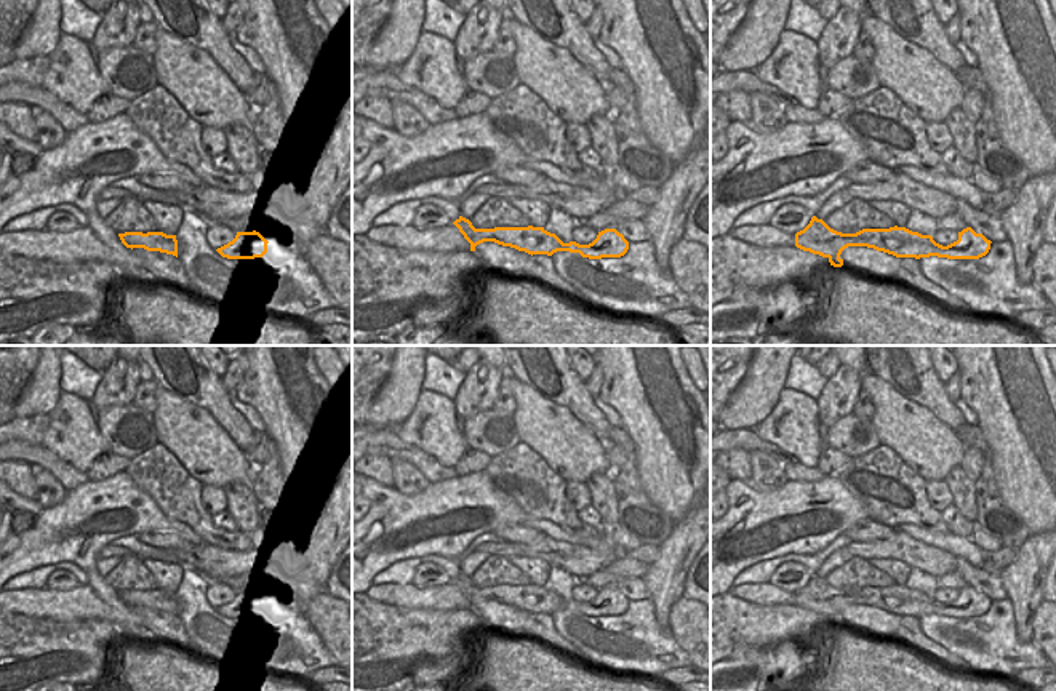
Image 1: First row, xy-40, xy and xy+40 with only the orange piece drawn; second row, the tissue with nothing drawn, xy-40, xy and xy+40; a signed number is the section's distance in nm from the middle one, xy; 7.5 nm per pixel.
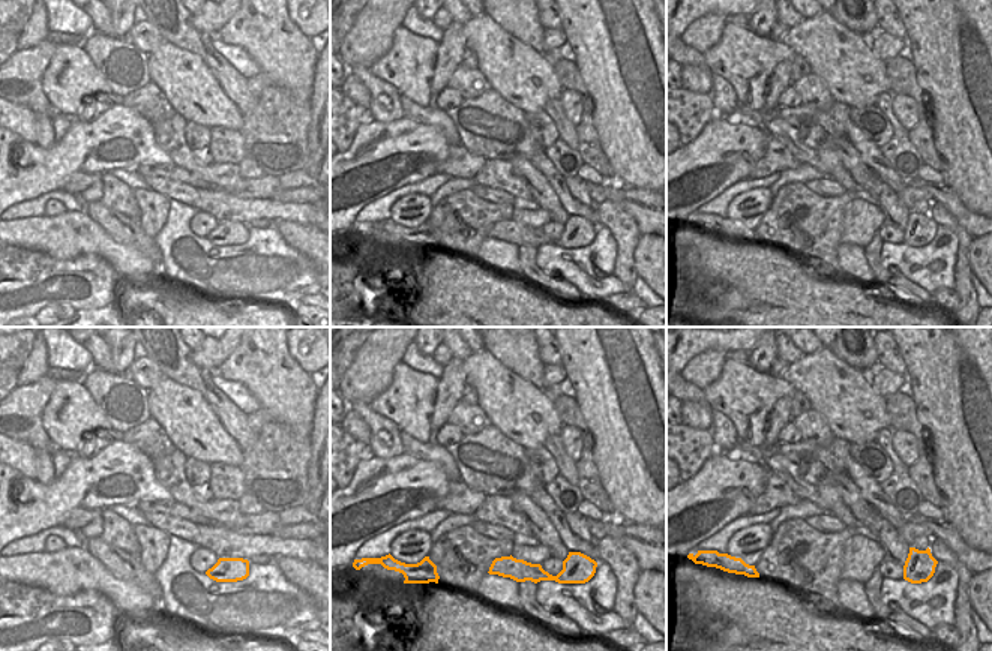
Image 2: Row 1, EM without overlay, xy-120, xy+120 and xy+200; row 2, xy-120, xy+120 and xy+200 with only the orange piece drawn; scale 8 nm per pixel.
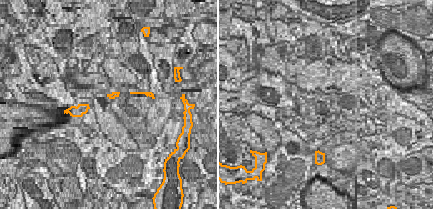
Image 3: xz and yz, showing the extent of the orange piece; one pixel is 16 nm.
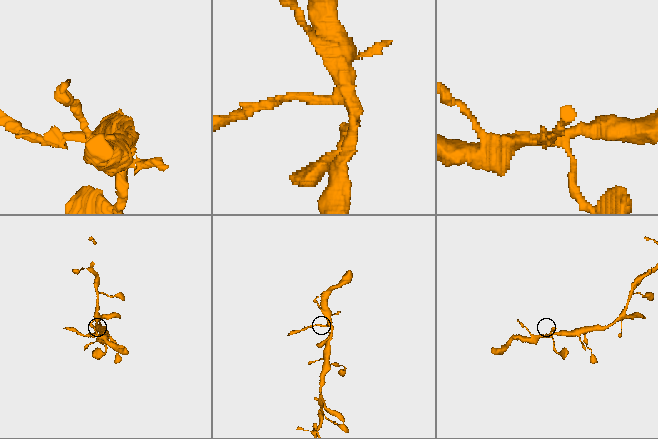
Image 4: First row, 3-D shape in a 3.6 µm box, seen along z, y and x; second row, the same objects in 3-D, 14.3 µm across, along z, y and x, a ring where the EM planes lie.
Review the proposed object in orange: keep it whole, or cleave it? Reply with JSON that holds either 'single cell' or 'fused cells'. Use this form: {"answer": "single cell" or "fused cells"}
{"answer": "fused cells"}

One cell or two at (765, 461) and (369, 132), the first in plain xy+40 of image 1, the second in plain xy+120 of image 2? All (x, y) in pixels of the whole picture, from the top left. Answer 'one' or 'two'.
two

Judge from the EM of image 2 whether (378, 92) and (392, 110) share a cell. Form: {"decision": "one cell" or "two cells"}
{"decision": "one cell"}

